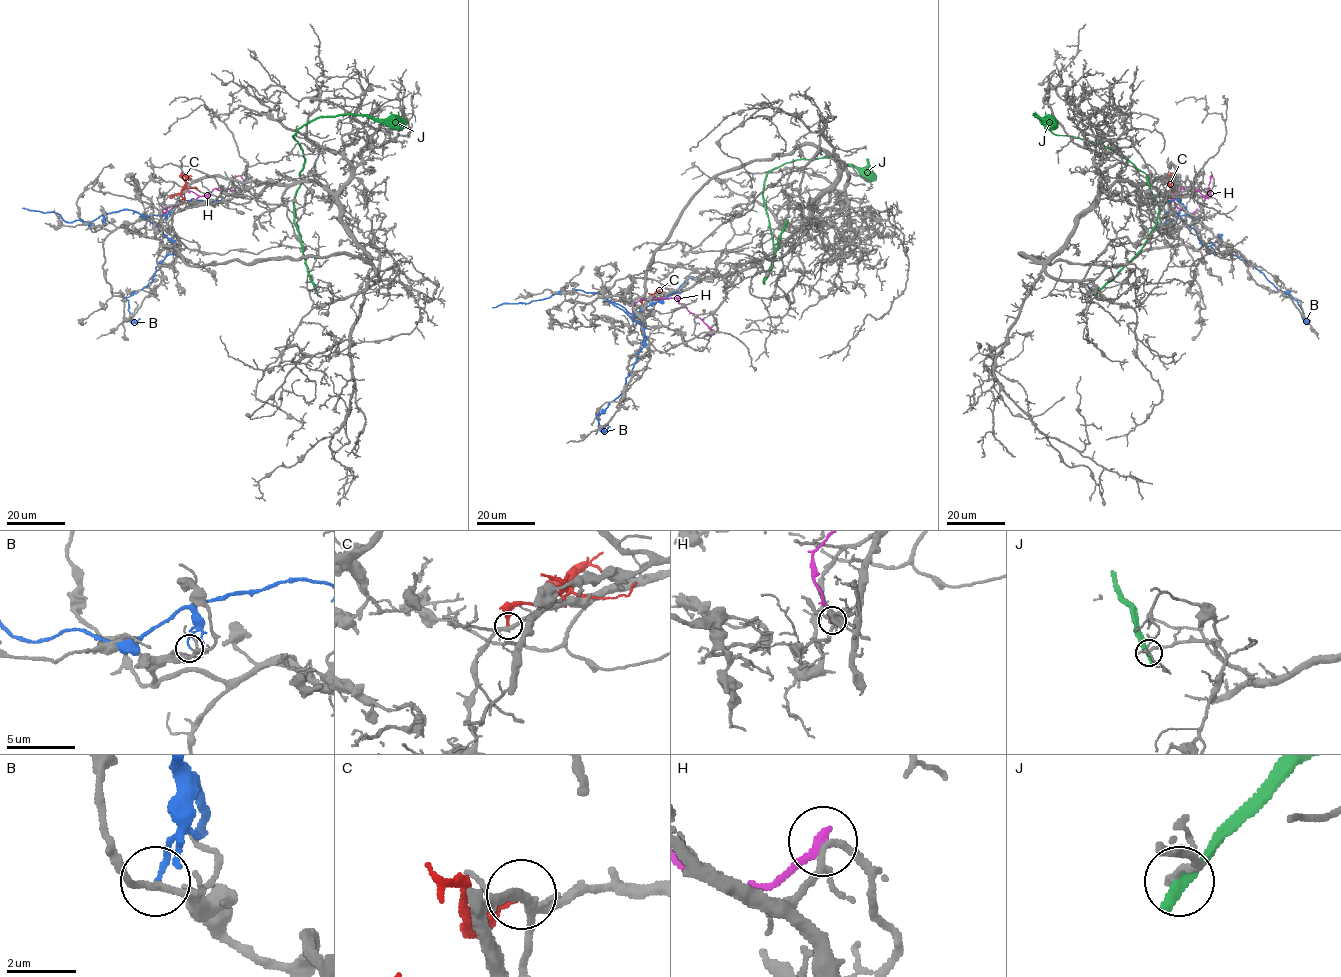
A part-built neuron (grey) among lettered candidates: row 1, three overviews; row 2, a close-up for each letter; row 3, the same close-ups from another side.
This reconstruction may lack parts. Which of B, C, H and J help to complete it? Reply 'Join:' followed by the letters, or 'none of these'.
Join: none of these

